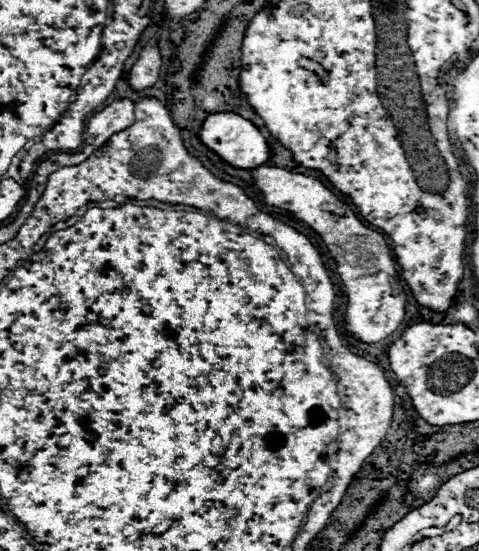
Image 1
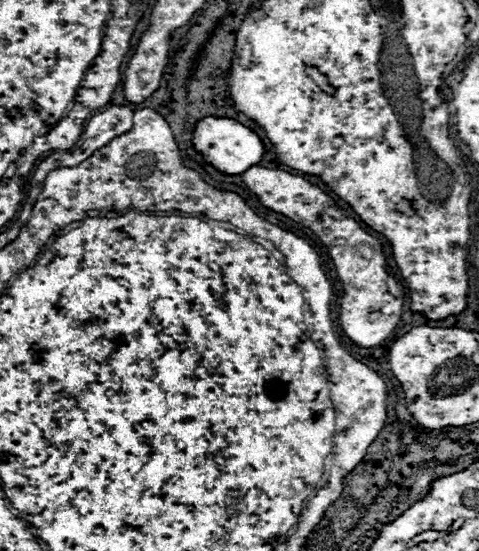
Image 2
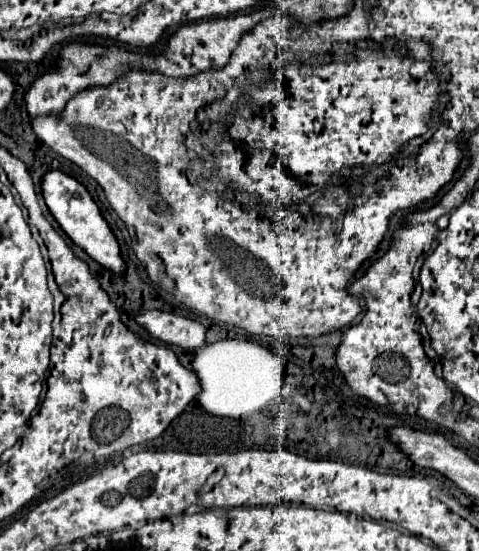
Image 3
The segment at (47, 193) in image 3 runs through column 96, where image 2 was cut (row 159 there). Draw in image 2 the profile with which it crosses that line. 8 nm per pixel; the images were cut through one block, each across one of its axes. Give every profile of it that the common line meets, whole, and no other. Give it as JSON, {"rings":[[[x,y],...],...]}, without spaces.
{"rings":[[[216,116],[202,118],[196,124],[192,142],[194,142],[196,150],[204,154],[208,164],[212,164],[216,170],[226,172],[226,174],[246,172],[246,168],[252,168],[254,164],[258,164],[264,154],[262,138],[256,132],[252,132],[248,126],[244,126],[232,118],[216,118]]]}

